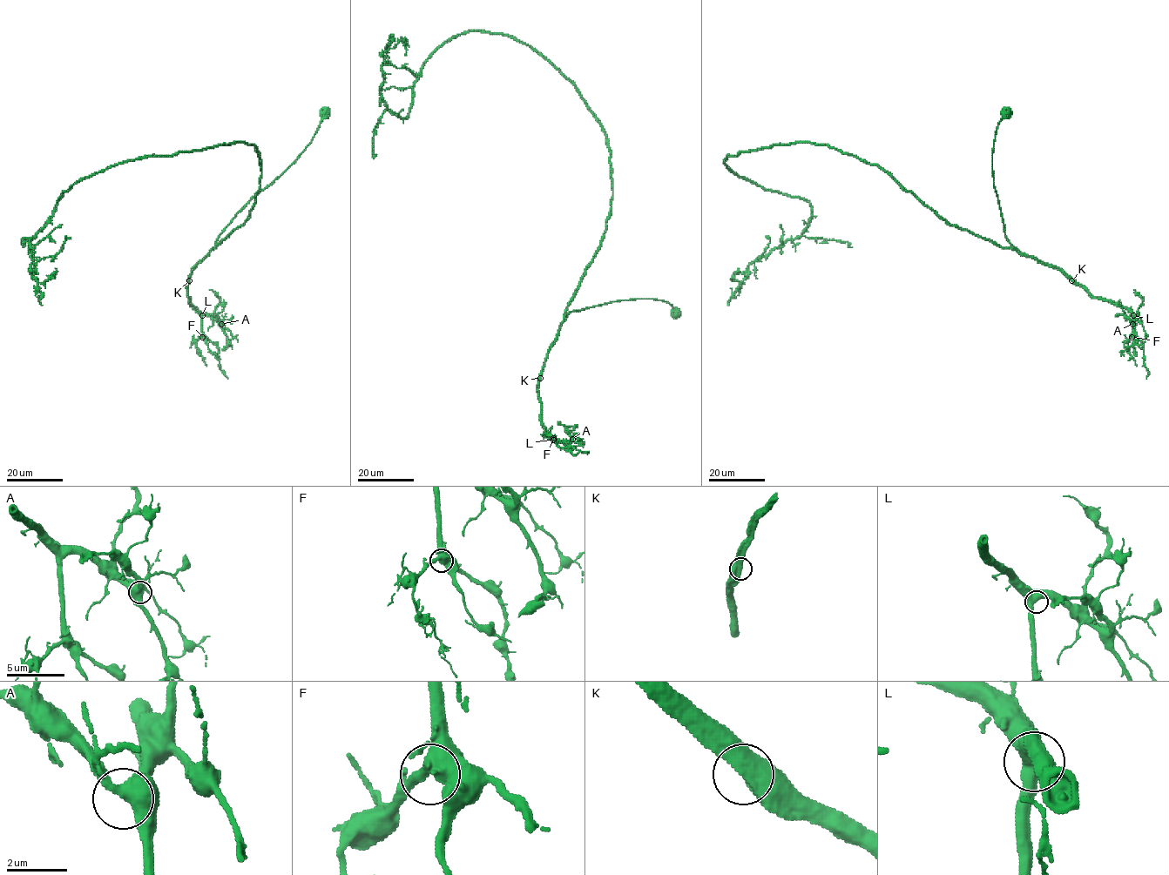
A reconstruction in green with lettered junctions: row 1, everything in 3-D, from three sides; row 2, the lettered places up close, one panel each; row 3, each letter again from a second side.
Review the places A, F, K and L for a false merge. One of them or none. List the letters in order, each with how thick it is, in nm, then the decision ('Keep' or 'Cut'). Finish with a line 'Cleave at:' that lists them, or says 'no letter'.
A: Thickness 550 nm. Keep
F: Thickness 550 nm. Keep
K: Thickness 550 nm. Keep
L: Thickness 480 nm. Keep
Cleave at: no letter

